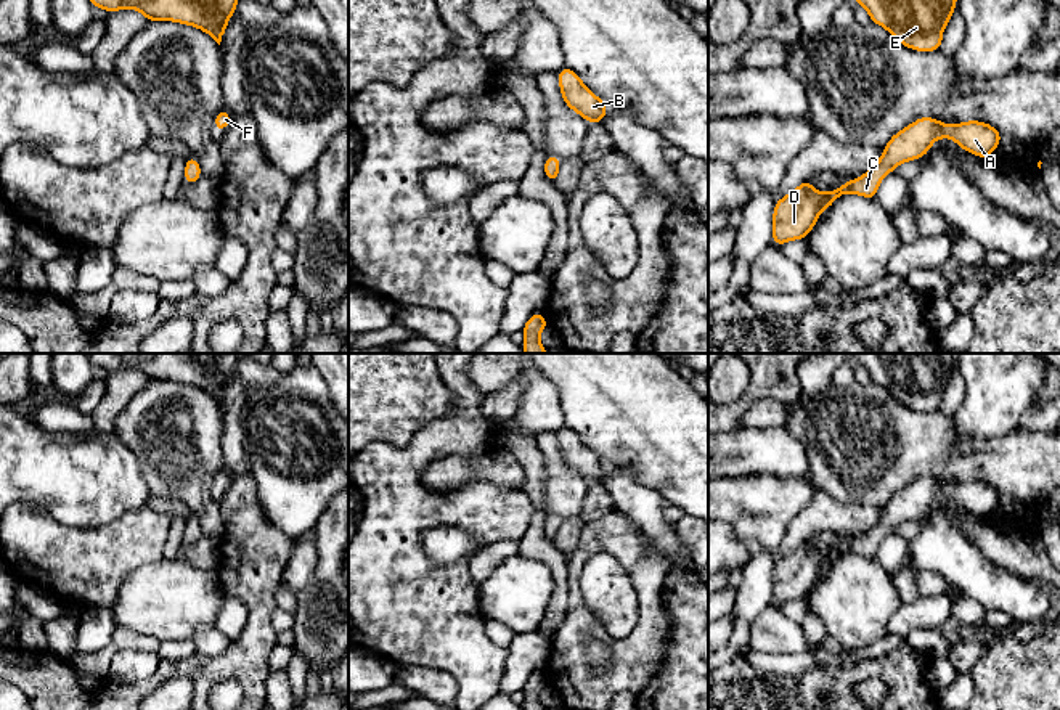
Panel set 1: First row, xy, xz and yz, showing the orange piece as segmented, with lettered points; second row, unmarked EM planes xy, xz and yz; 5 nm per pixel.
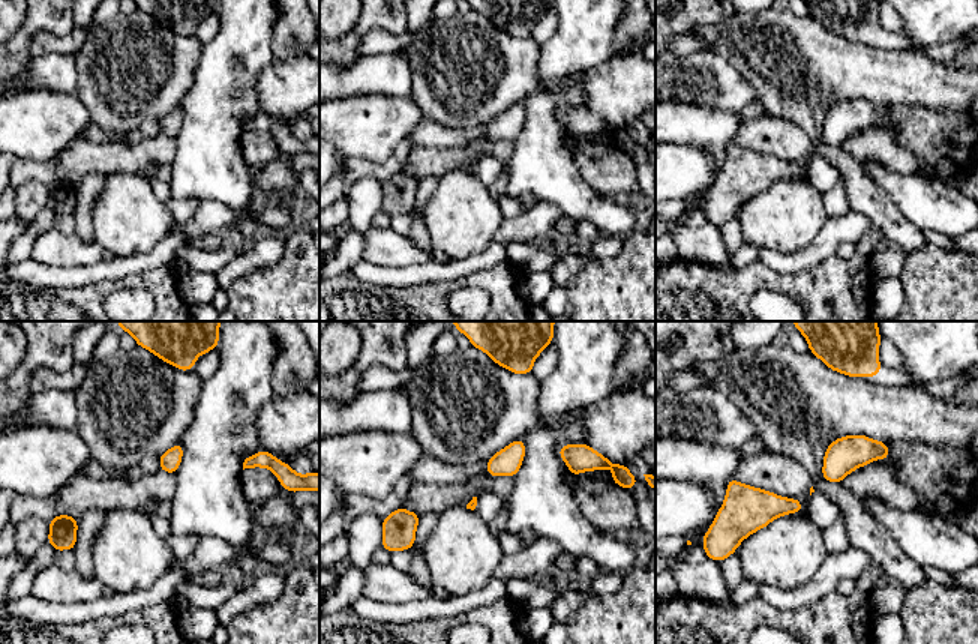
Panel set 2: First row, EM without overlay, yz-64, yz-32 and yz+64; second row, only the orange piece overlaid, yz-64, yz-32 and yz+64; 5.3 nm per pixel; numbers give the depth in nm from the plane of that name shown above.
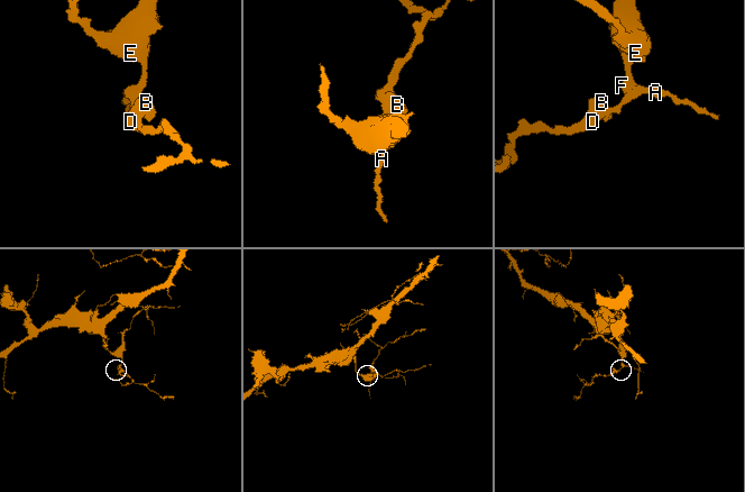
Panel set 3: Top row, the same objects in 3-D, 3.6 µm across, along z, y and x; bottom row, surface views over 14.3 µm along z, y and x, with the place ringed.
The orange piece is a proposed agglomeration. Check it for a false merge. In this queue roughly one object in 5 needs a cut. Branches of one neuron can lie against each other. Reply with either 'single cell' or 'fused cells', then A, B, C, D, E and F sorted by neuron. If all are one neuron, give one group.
single cell; A B C D E F

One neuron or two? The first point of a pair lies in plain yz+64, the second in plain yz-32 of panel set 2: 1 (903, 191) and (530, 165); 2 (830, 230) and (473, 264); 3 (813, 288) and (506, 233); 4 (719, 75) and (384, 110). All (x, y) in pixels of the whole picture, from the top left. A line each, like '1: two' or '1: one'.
1: one
2: two
3: two
4: two

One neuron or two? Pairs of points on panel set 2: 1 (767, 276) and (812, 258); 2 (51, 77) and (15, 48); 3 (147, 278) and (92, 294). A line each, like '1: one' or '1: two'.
1: two
2: two
3: one

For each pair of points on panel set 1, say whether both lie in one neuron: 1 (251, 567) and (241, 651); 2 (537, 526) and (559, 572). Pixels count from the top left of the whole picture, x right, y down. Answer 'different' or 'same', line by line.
1: same
2: same

